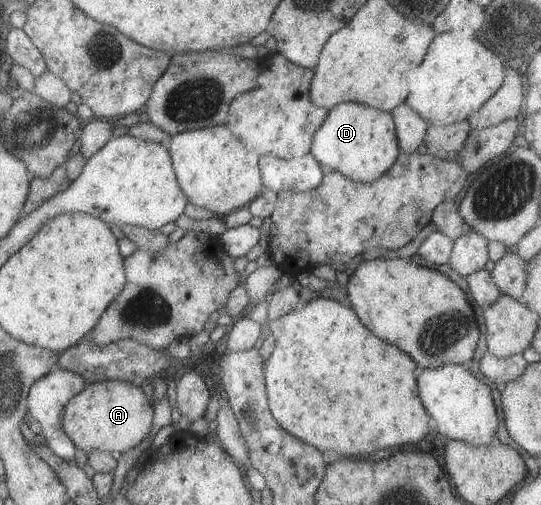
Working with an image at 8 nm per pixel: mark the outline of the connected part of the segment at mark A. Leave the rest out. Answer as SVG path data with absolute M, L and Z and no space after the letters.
M104 380L86 383L64 406L61 417L62 430L74 444L75 449L106 452L115 459L123 452L141 444L152 427L153 408L151 400L141 388L120 380Z

